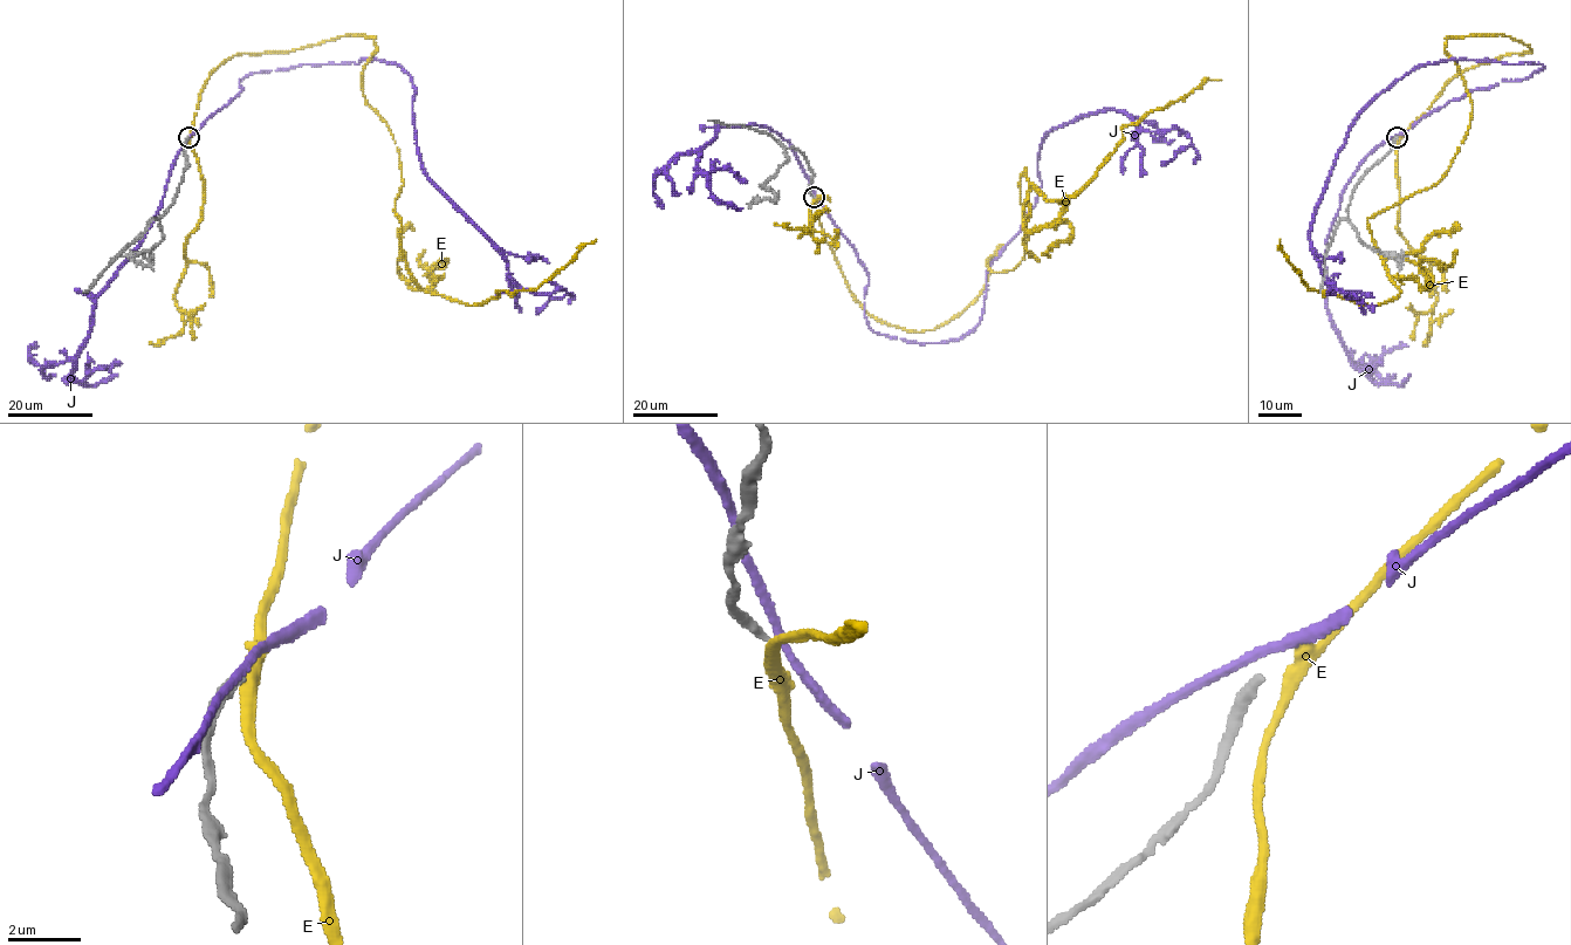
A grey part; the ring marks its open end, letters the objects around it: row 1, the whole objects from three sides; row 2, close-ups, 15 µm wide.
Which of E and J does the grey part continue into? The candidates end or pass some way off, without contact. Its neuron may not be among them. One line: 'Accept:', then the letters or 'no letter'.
Accept: no letter

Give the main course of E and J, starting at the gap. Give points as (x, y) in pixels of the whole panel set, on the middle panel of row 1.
E: (814, 199), (861, 305), (935, 329), (1024, 254), (1026, 168), (1075, 194), (1220, 80)
J: (814, 196), (866, 273), (868, 326), (939, 343), (979, 322), (1051, 129), (1106, 110), (1179, 128), (1161, 164)

